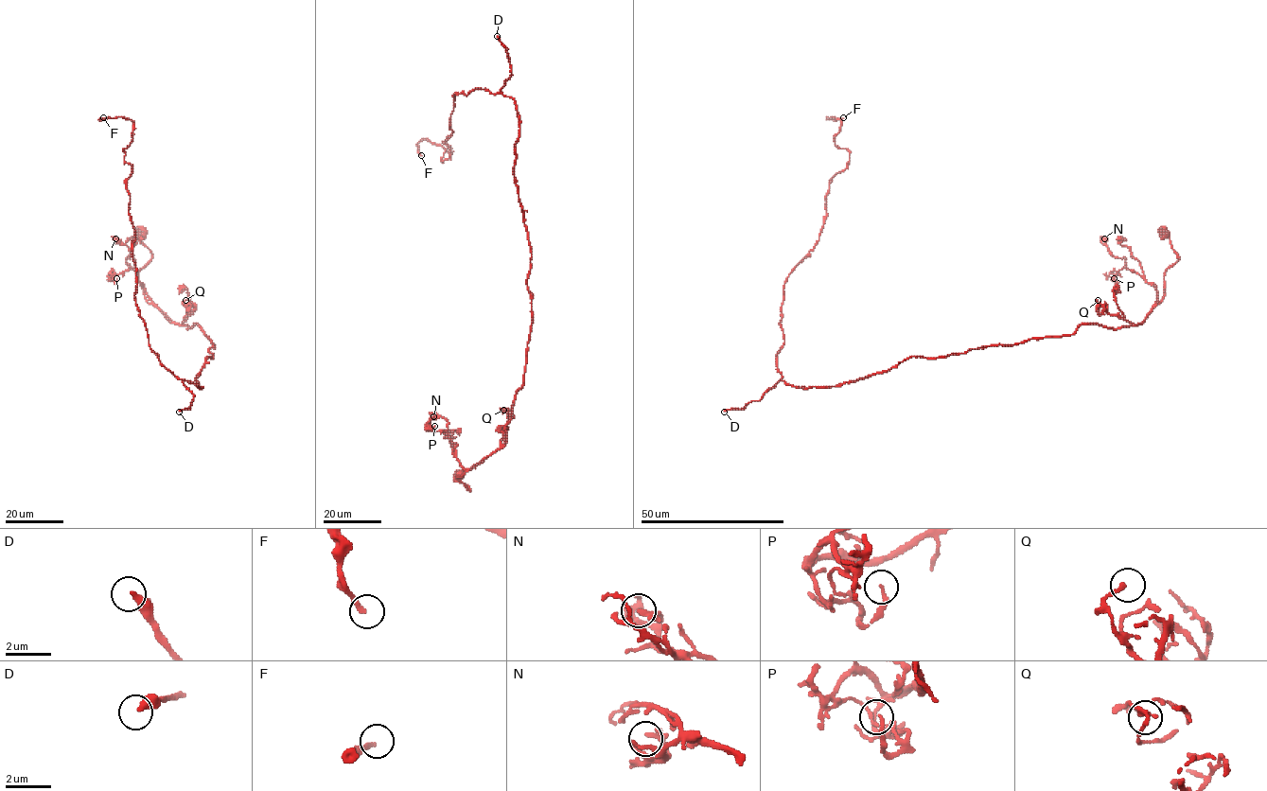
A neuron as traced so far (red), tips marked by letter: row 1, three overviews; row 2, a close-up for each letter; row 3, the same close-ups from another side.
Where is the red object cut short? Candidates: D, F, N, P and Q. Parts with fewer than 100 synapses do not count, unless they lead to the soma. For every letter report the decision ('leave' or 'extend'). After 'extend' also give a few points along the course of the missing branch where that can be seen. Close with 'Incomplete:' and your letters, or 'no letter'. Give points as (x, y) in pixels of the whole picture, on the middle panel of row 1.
D: extend; missing branch runs (497, 36), (442, 8), (387, 42), (352, 29), (339, 59)
F: leave
N: leave
P: leave
Q: leave
Incomplete: D

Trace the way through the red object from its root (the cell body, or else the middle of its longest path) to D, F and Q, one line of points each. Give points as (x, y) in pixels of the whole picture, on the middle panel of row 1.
D: (458, 474), (469, 490), (456, 476), (505, 441), (532, 324), (519, 120), (497, 36)
F: (458, 474), (469, 490), (524, 383), (515, 102), (455, 93), (450, 159), (421, 155)
Q: (458, 474), (456, 480), (469, 490), (456, 476), (501, 447), (508, 420), (507, 411), (503, 410)

